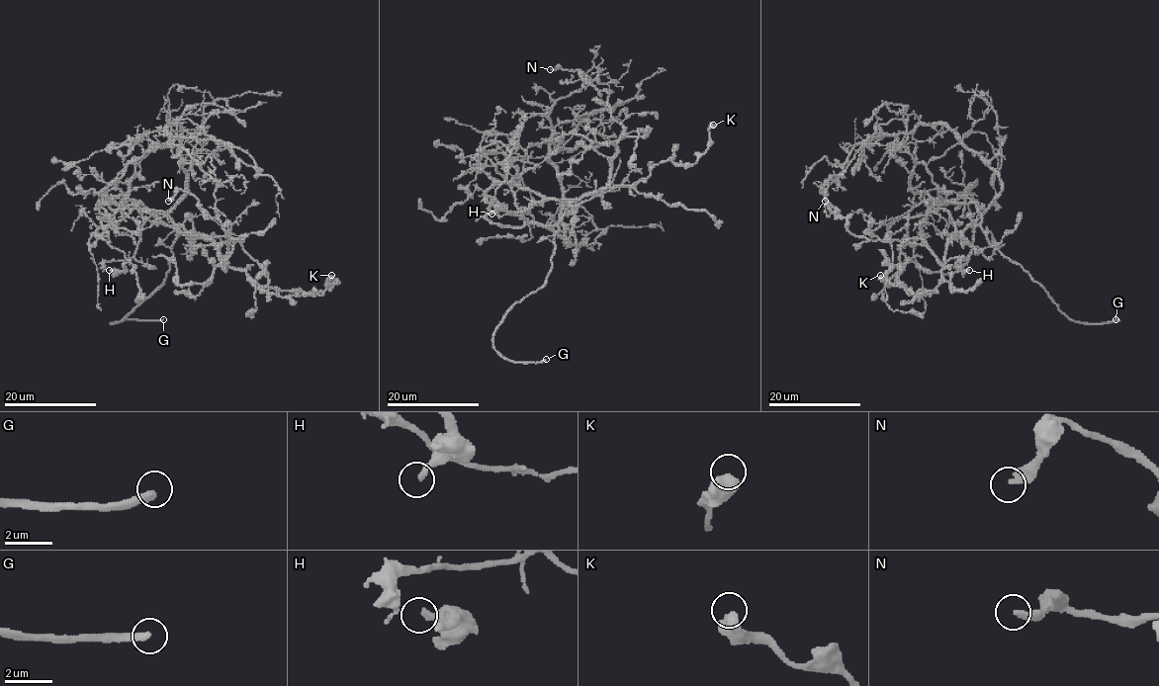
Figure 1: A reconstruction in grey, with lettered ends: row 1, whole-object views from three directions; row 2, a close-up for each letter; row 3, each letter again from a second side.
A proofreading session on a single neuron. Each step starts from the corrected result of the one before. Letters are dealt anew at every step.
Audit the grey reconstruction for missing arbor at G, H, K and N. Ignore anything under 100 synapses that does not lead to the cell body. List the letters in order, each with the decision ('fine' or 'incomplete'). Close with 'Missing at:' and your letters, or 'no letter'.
G: incomplete
H: fine
K: fine
N: fine
Missing at: G

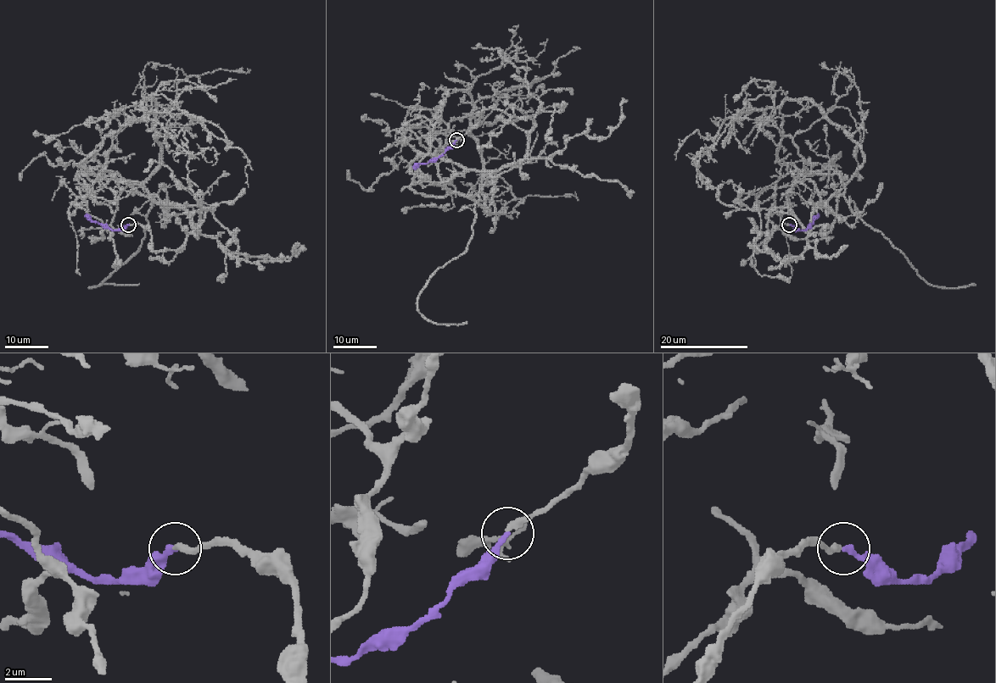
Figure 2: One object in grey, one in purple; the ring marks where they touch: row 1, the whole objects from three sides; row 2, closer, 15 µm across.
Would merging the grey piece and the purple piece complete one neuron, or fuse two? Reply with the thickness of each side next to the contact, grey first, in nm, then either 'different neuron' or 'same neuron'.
280/240 nm | same neuron

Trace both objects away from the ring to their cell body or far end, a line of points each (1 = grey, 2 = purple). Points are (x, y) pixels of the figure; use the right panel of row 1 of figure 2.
1: (789, 224), (758, 250), (769, 214), (807, 230), (863, 162), (809, 101), (737, 113), (700, 153), (699, 187)
2: (790, 224), (804, 230), (818, 213)

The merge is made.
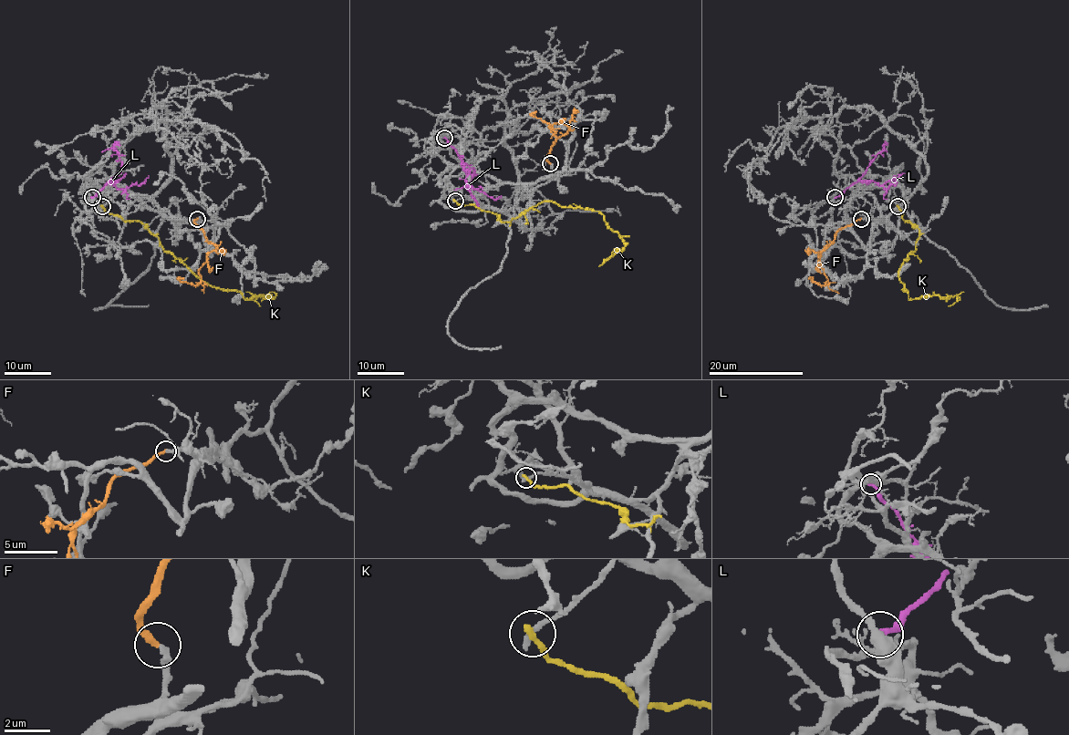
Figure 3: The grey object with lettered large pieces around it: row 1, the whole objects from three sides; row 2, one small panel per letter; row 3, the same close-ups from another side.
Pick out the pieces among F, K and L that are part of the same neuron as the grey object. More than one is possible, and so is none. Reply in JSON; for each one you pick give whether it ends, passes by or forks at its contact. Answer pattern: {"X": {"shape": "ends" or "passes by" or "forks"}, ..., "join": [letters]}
{"F": {"shape": "ends"}, "join": ["F"]}

